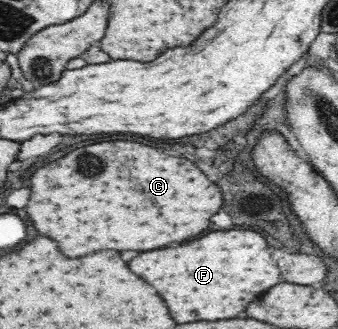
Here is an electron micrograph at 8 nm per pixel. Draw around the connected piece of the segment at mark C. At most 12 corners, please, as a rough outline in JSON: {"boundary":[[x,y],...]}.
{"boundary":[[134,141],[74,149],[26,207],[70,259],[208,229],[222,193]]}

